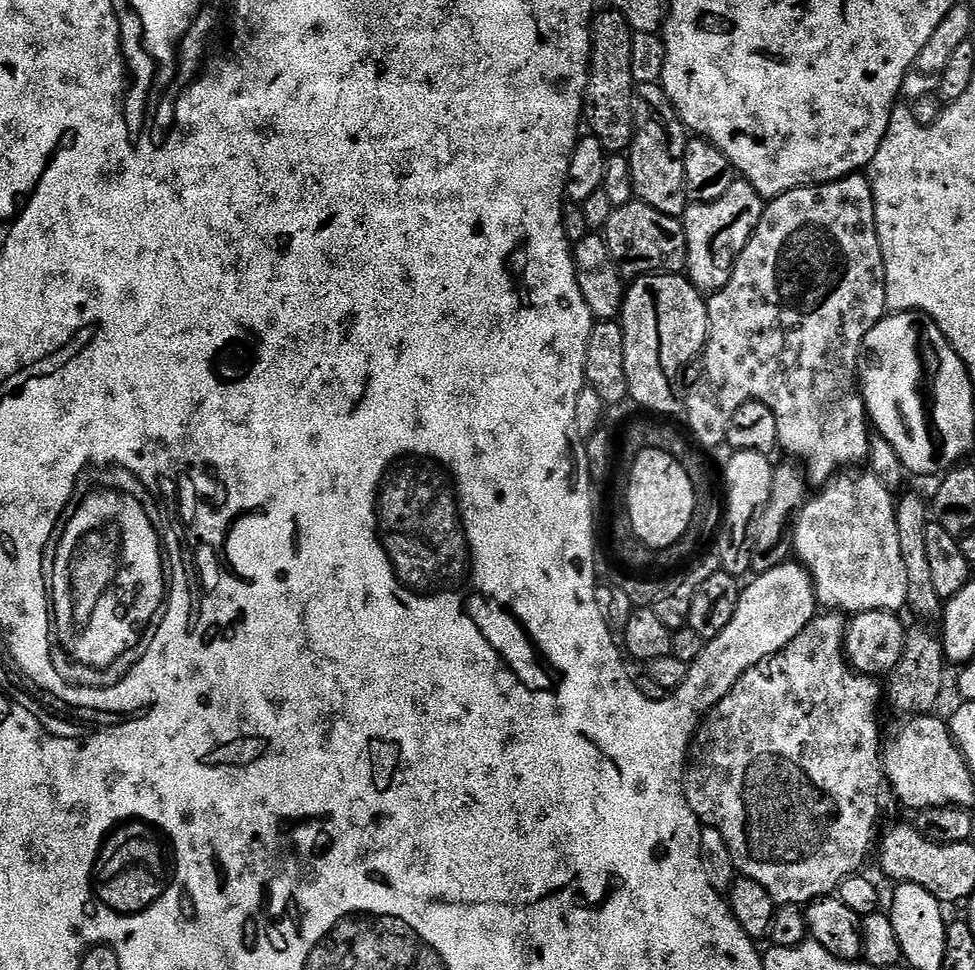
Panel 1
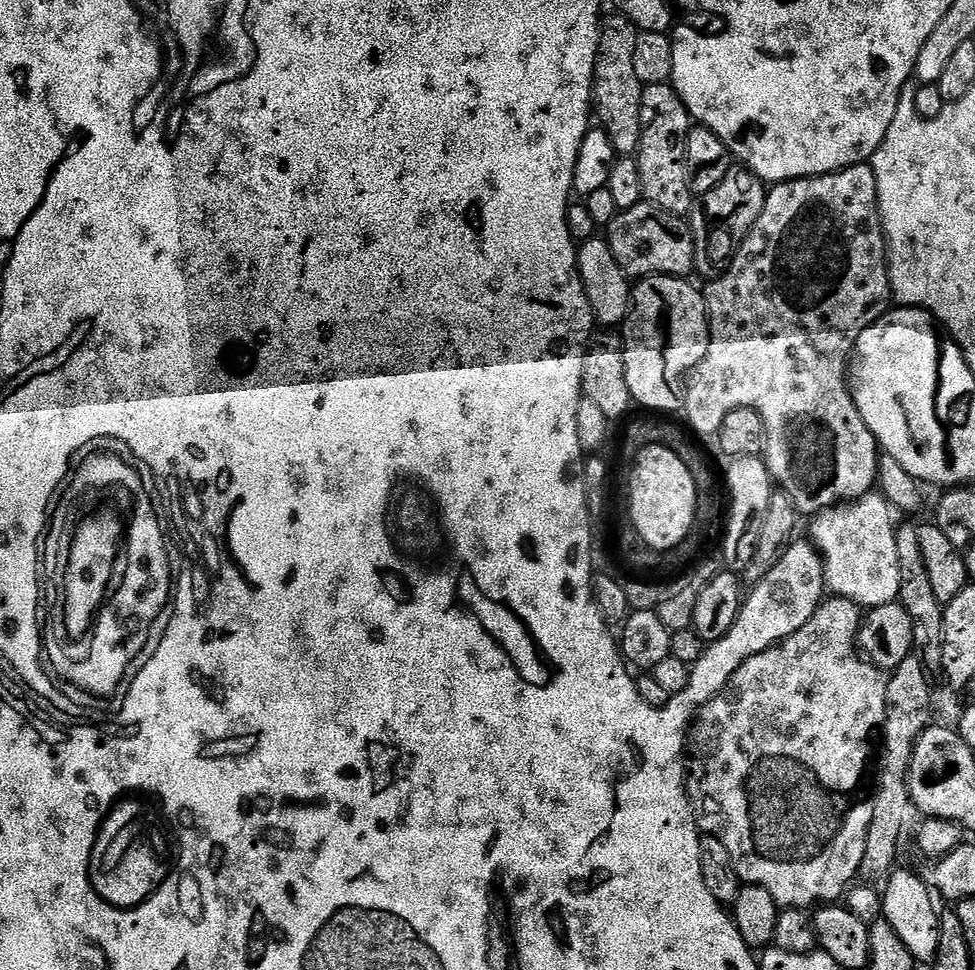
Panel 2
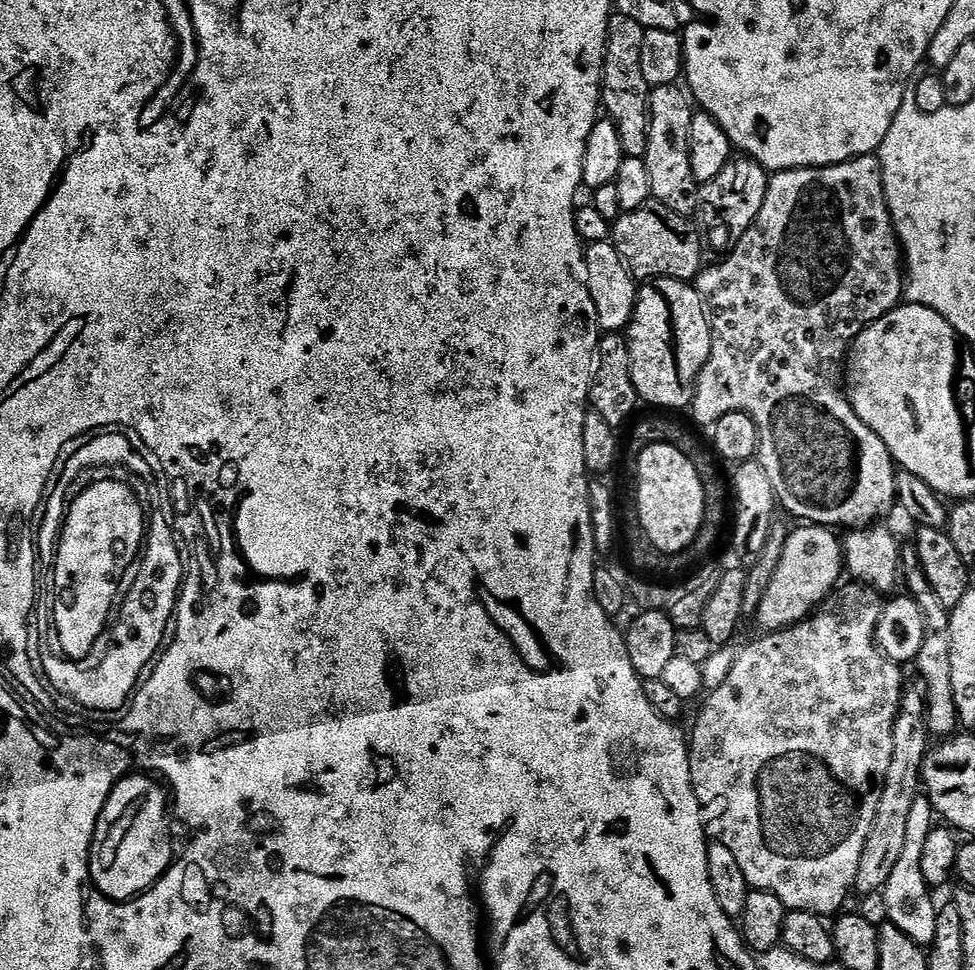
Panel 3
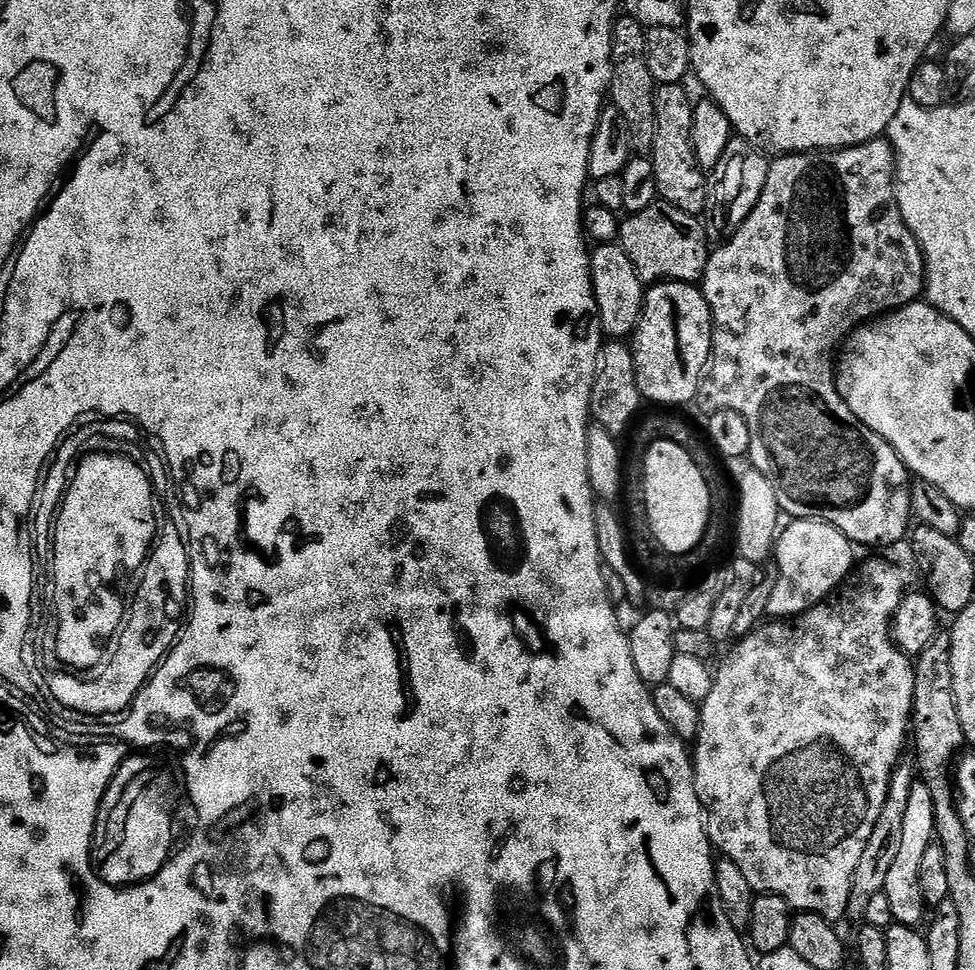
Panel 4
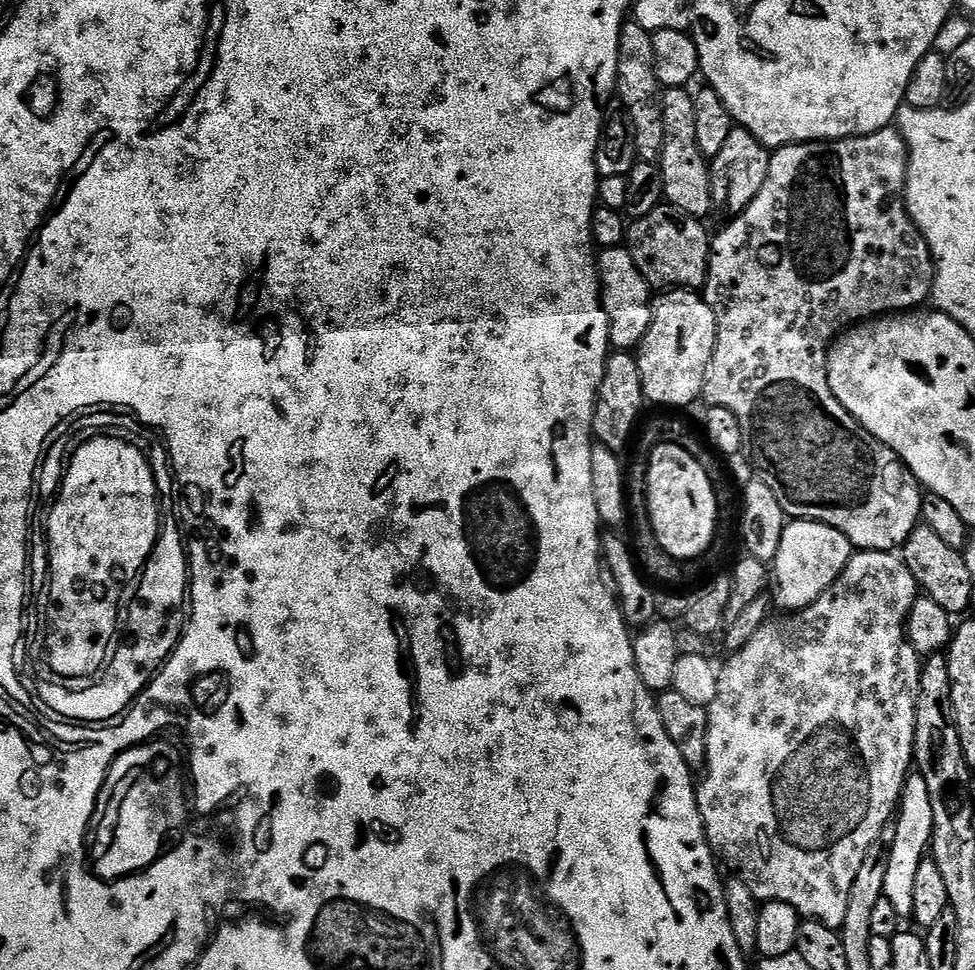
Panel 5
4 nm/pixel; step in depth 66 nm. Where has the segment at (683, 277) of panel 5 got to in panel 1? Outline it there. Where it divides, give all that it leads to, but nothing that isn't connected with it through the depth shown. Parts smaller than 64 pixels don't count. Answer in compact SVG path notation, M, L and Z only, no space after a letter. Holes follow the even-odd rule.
M633 199L631 204L613 208L610 222L602 229L606 246L613 262L625 277L635 278L645 274L680 274L687 269L688 251L683 223L677 217L667 216L654 206Z

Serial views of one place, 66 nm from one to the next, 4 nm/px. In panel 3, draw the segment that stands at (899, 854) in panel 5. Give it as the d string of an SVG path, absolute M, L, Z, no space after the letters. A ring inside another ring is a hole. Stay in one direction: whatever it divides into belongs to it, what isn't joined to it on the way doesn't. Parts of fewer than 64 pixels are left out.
M917 795L914 806L910 809L910 818L906 821L906 847L903 848L898 863L894 865L894 870L882 889L891 924L898 926L902 934L910 934L910 938L914 938L914 942L922 946L930 946L934 942L934 922L938 911L937 901L932 901L933 893L926 878L922 878L922 850L926 847L926 838L930 838L933 827L932 803L928 801L927 796Z

